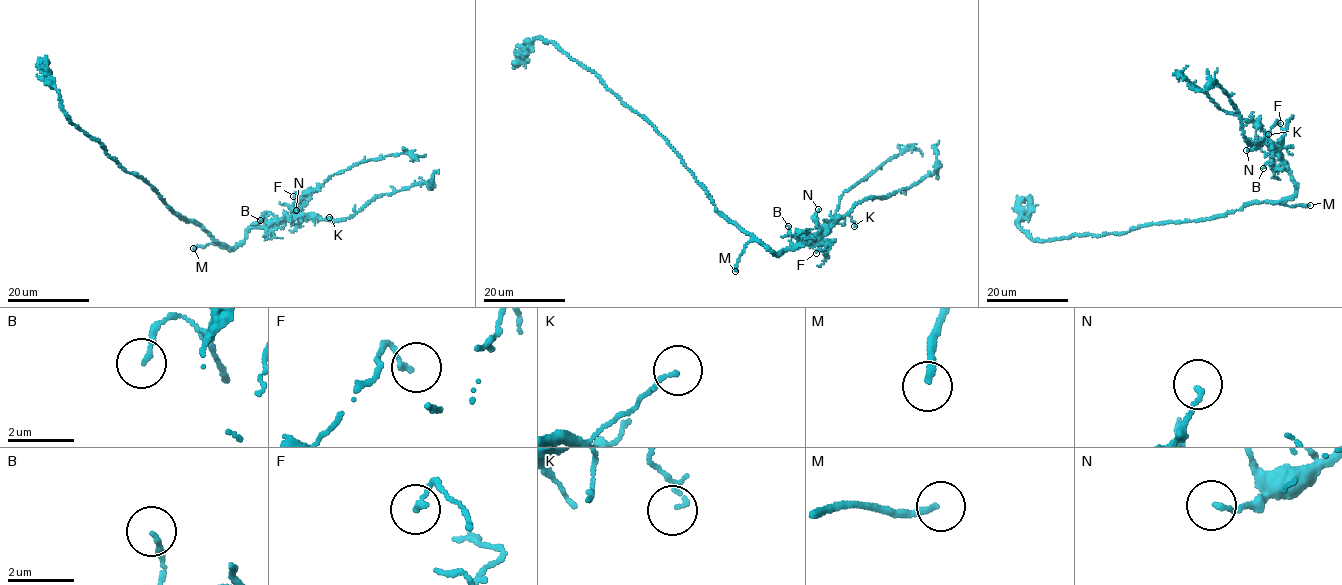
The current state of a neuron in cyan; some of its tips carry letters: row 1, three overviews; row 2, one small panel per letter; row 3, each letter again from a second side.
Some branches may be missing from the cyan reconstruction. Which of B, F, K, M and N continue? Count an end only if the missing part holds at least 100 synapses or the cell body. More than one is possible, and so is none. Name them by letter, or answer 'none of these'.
M

